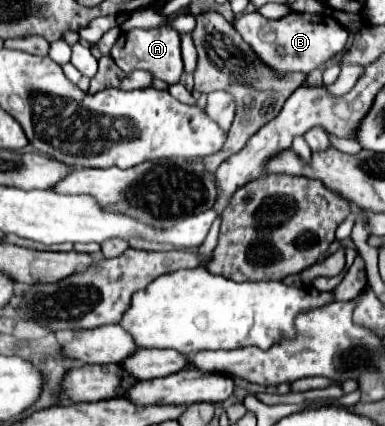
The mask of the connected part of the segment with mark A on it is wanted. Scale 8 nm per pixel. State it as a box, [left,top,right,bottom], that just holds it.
[111,25,183,85]

